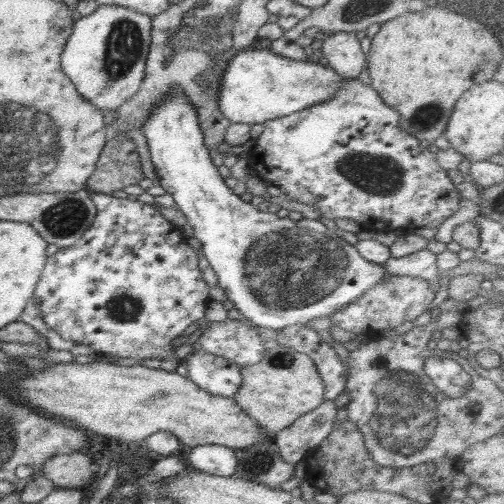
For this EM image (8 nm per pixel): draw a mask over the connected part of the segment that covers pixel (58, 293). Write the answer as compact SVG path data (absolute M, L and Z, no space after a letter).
M90 193L91 200L94 202L95 208L97 209L97 216L94 223L88 230L85 230L85 234L76 242L73 246L67 248L60 248L53 256L48 256L46 264L40 273L40 278L36 289L34 289L34 304L36 308L40 310L42 320L46 324L48 330L54 330L56 334L60 334L64 340L72 340L76 344L86 344L90 346L99 355L114 356L122 358L157 358L162 360L179 361L178 358L174 357L174 340L177 336L187 334L192 329L202 327L204 329L203 334L199 337L200 344L197 345L198 351L202 354L206 352L214 354L214 356L222 356L226 360L232 360L239 367L240 366L254 366L258 364L260 360L265 356L269 345L264 343L261 329L256 328L248 320L230 320L220 323L206 322L206 310L208 302L211 301L209 295L209 289L204 278L202 278L202 272L200 272L199 258L196 255L196 251L193 250L187 243L187 239L182 234L182 229L168 222L164 216L150 206L143 205L142 202L137 201L134 197L127 198L114 198L114 196L108 194L95 194Z

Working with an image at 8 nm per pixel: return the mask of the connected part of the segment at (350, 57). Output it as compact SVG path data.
M336 32L322 41L321 53L342 78L358 79L367 66L367 54L360 48L354 32Z

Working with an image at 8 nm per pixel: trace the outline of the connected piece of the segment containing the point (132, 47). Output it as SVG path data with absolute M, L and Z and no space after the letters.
M114 4L99 5L92 14L82 15L75 21L72 34L68 37L68 42L64 45L61 54L62 70L74 83L76 90L99 111L118 110L124 102L136 96L136 92L140 90L151 44L151 22L151 16L134 12L124 6L114 6Z

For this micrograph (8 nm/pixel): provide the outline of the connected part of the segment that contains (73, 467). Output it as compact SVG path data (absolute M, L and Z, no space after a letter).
M80 451L48 458L48 460L44 462L44 465L42 465L40 476L50 479L56 488L62 489L82 489L88 486L96 477L93 471L92 460Z

